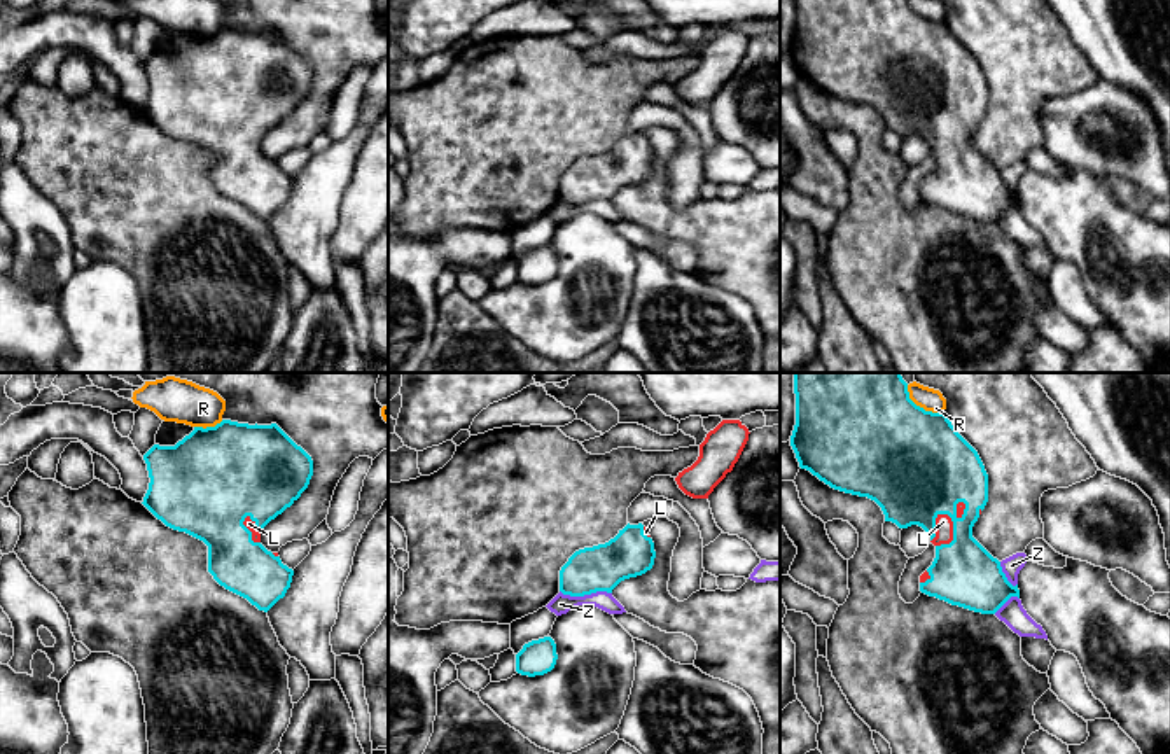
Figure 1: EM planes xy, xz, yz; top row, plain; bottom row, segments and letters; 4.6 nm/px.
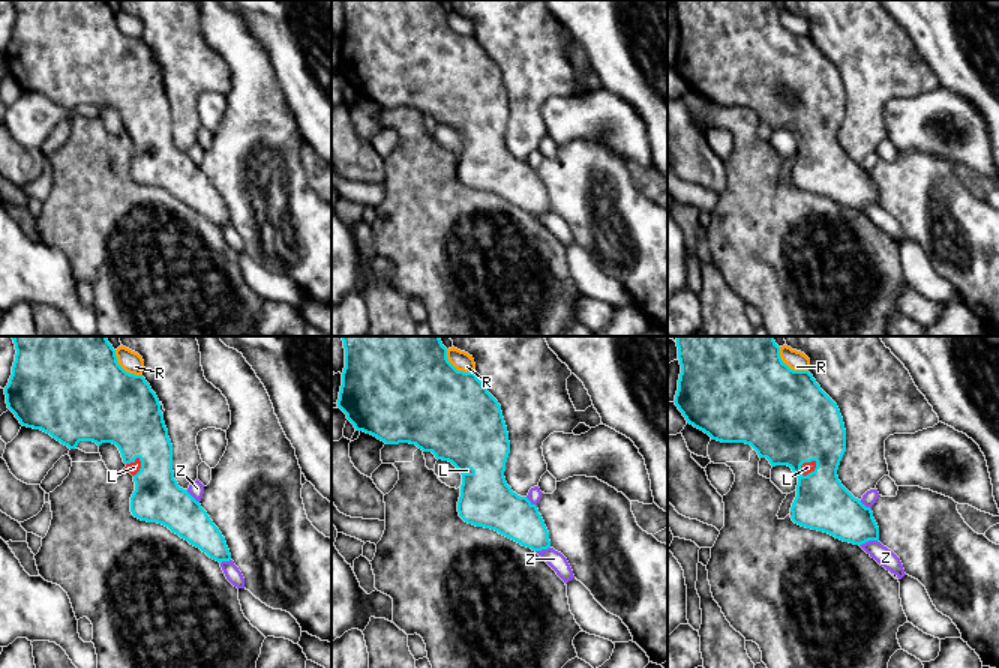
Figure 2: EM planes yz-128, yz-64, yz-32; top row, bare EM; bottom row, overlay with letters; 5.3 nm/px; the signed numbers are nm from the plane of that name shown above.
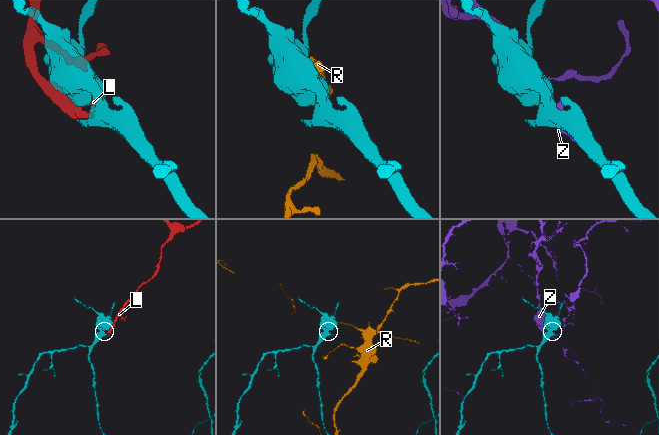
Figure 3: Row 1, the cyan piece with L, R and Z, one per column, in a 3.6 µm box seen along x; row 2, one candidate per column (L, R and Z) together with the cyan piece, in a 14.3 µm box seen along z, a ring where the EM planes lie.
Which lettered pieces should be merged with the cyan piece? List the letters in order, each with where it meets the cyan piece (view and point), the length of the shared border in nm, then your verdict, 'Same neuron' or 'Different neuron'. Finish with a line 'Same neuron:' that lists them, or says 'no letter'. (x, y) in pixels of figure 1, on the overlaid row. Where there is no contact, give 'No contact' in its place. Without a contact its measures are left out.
L: Touches cyan at yz (954, 534). Shared border 170 nm. Same neuron
R: Touches cyan at yz (919, 406). Shared border 220 nm. Different neuron
Z: Touches cyan at xz (586, 593). Shared border 240 nm. Different neuron
Same neuron: L

